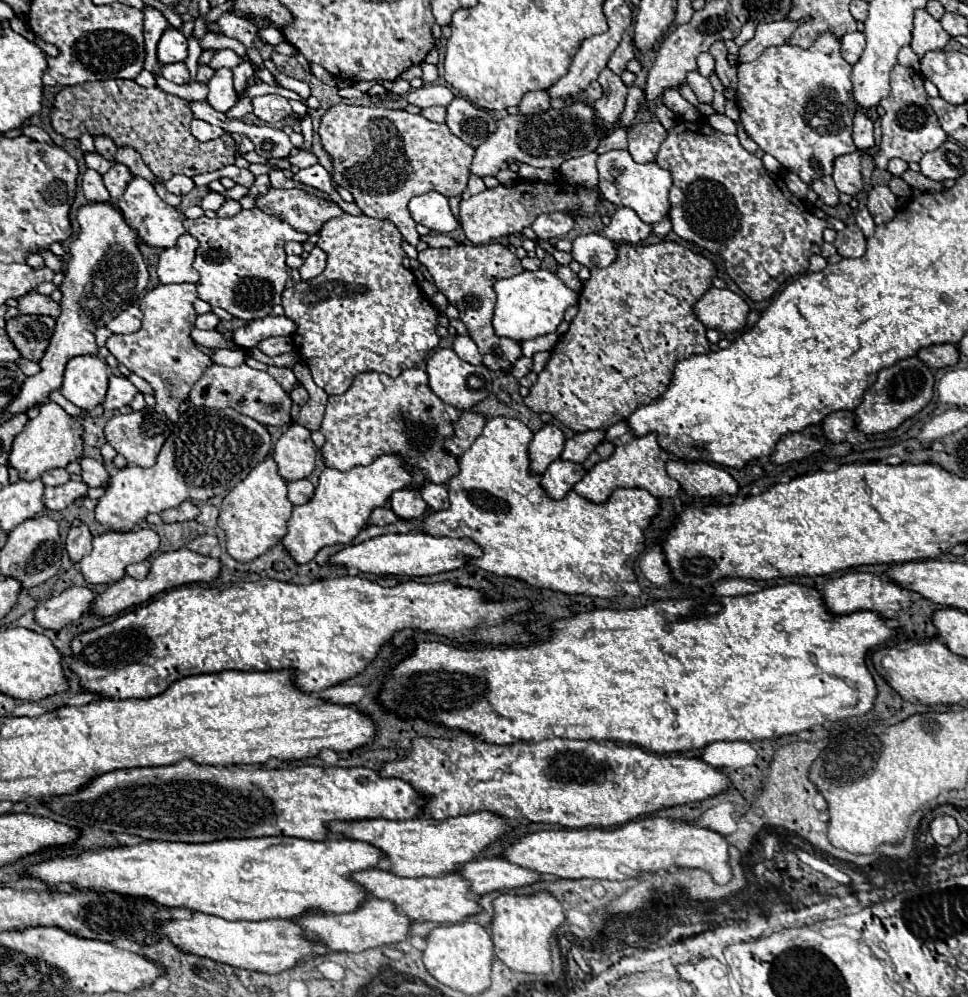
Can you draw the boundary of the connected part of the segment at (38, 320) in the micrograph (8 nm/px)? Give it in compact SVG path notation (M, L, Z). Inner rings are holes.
M23 316L7 320L7 336L23 358L39 362L49 346L55 320L51 316Z

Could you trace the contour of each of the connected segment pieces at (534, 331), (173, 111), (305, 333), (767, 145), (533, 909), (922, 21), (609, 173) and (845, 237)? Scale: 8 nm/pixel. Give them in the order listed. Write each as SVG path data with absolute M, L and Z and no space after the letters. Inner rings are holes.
M547 268L523 270L517 276L497 280L495 292L497 292L497 302L495 302L493 328L499 336L507 336L507 338L513 338L517 342L555 332L557 326L563 322L565 310L569 306L577 304L577 300L579 300L579 294L575 290L567 288L557 278L557 274L547 270Z
M103 80L67 86L55 96L51 112L55 132L67 138L79 138L85 132L91 136L107 134L117 146L135 148L149 170L163 182L175 174L197 176L235 162L237 146L231 136L227 142L199 142L189 130L191 120L193 112L187 100L159 88L143 88L135 80Z
M341 214L339 218L329 220L319 234L317 246L327 252L325 270L317 278L299 282L283 292L281 304L285 316L299 326L293 342L303 362L311 368L315 384L327 394L345 394L353 378L369 370L397 378L403 370L419 366L419 362L439 344L439 336L435 334L437 310L423 296L413 272L403 268L401 242L403 236L389 220Z
M823 32L807 50L791 44L767 48L755 62L737 66L737 104L747 136L765 152L777 158L783 168L797 174L805 184L831 174L833 160L841 154L857 152L851 138L855 100L851 98L851 64L841 56L841 40L833 32Z
M549 892L537 894L499 894L493 900L491 938L495 944L495 956L515 972L551 972L549 940L553 932L565 922L561 902Z
M915 10L915 26L911 48L917 56L923 56L929 50L943 50L951 36L943 30L939 20L935 20L927 10Z
M611 150L597 160L599 168L599 190L605 200L613 204L621 202L623 206L637 212L637 216L647 224L657 224L663 216L667 216L669 204L669 188L671 188L671 172L661 168L657 162L639 164L631 158L629 150Z
M857 224L845 226L841 232L837 232L835 248L843 258L859 258L867 250L867 240Z

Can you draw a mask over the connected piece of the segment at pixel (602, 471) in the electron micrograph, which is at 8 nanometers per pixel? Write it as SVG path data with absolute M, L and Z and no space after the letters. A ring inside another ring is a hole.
M647 434L633 438L631 442L619 446L611 458L605 458L603 462L597 462L581 482L573 486L577 494L583 498L589 498L591 502L605 502L609 494L615 488L643 488L655 498L673 498L679 492L679 482L675 482L671 476L667 476L665 462L661 460L661 448L657 444L657 434Z

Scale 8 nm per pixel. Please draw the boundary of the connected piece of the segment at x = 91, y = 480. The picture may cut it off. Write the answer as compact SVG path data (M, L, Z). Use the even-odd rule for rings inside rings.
M81 458L79 464L81 464L81 468L83 468L81 476L83 476L83 482L85 482L87 486L97 488L97 486L103 486L103 484L107 482L109 474L107 474L105 466L103 466L99 460L95 460L95 458Z

